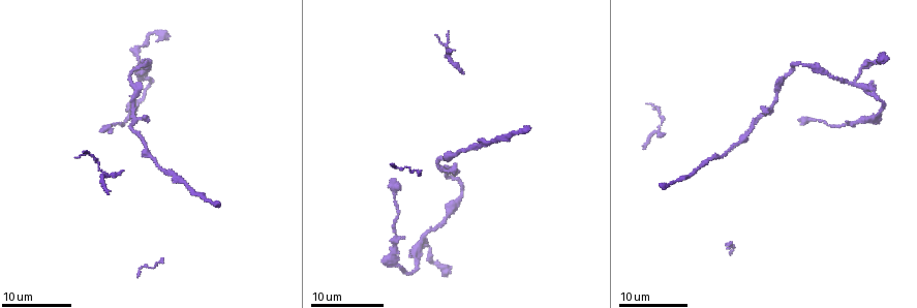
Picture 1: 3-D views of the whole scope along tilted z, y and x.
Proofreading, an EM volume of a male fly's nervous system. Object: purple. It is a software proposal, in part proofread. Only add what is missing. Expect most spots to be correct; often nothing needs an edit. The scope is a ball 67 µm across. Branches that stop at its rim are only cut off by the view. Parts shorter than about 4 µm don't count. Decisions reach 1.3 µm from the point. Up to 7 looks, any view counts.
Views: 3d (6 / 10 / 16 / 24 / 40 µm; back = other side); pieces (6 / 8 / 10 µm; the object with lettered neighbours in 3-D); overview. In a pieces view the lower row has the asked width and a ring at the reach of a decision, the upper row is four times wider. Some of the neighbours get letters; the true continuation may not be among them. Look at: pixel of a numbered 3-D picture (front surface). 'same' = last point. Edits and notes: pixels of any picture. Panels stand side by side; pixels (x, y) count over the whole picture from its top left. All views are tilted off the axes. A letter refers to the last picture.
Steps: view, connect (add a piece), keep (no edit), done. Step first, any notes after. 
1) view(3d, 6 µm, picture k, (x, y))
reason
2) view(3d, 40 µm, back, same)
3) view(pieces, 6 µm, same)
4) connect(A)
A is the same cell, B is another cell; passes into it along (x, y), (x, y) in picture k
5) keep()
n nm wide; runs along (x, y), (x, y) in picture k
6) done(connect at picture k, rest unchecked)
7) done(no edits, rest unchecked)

view(3d, 16 µm, picture 1, (762, 109))
an open end

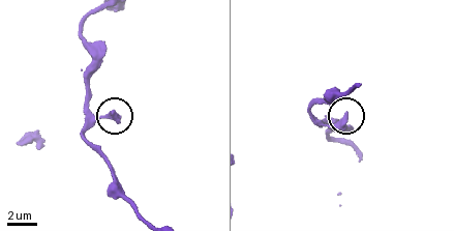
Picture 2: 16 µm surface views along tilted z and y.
view(pieces, 8 µm, picture 2, (345, 114))

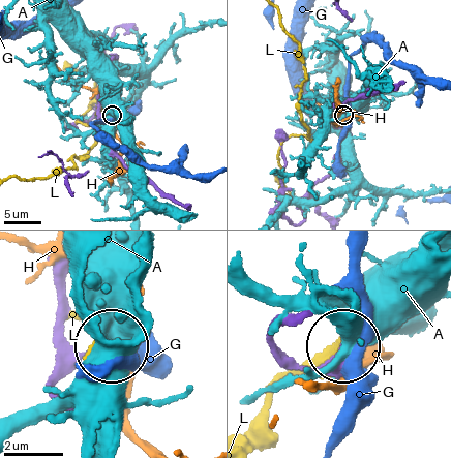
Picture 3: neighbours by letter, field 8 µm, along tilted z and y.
keep()
A, G, H and L are other cells; none of them fits

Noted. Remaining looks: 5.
view(3d, 24 µm, picture 1, (882, 61))
branch stops here

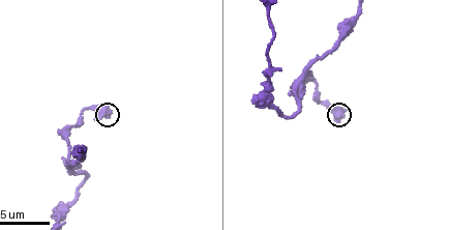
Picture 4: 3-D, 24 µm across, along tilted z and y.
view(pieces, 10 µm, picture 4, (111, 112))

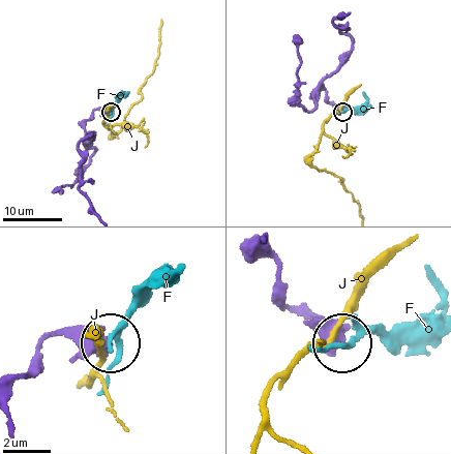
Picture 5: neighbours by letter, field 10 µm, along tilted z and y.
keep()
F and J are other cells; no lettered piece goes on from it

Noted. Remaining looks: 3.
view(3d, 24 µm, picture 1, (102, 132))
branch stops here

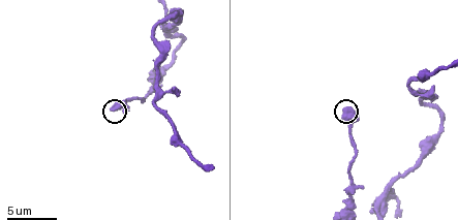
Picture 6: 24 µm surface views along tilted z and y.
view(pieces, 10 µm, picture 6, (345, 107))

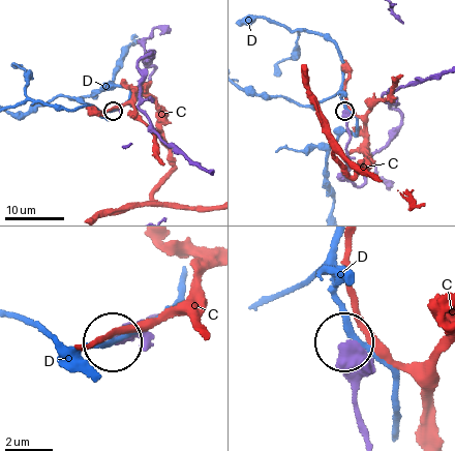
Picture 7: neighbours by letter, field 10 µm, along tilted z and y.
keep()
410 nm wide; C and D are other cells; runs along (367, 437), (356, 400), (355, 355), (347, 347) in picture 7; none of them fits

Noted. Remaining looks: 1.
done(no edits, rest unchecked)

